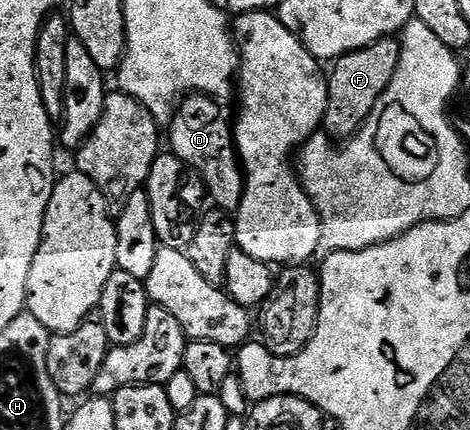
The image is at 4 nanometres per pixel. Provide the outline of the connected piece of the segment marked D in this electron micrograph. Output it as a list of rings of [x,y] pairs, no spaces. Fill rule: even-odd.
[[[203,94],[185,96],[176,106],[171,124],[166,128],[166,144],[171,155],[193,168],[204,179],[206,196],[221,212],[235,214],[239,210],[244,192],[244,165],[236,151],[234,120],[220,112],[215,99]]]

